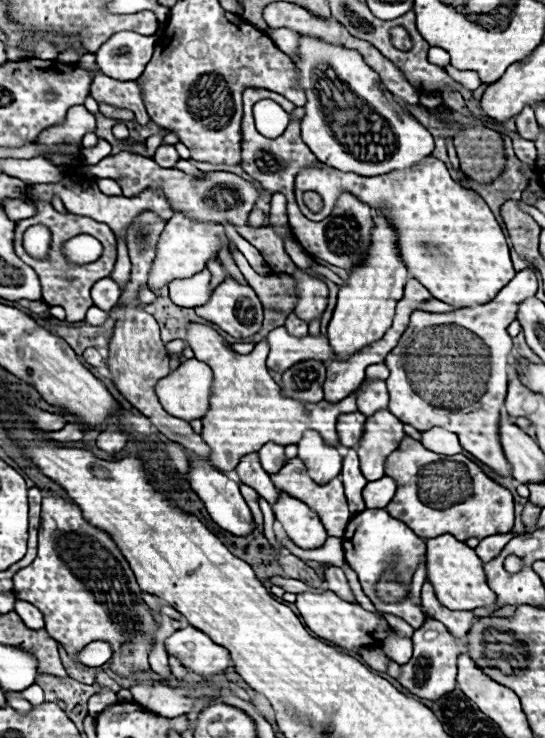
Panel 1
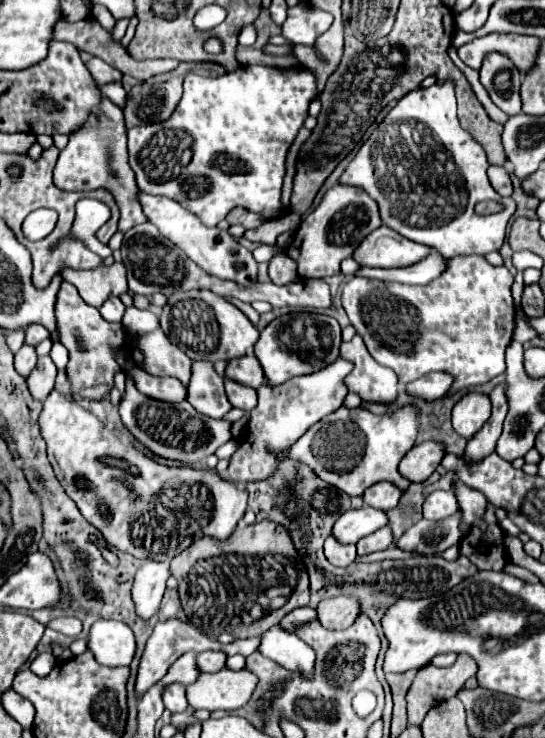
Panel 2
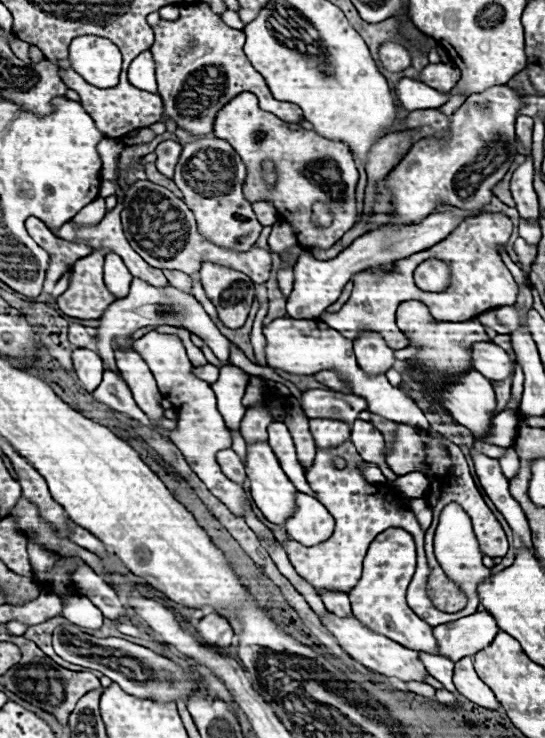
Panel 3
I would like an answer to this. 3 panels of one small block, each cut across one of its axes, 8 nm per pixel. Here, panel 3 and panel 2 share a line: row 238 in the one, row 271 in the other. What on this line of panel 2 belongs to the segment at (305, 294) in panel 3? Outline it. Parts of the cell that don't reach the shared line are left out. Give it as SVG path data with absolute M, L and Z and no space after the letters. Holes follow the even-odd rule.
M432 252L424 260L404 268L382 270L382 268L360 266L354 276L364 276L364 278L374 278L384 282L400 282L400 284L428 284L432 282L432 278L440 276L440 270L444 270L444 258L438 252Z

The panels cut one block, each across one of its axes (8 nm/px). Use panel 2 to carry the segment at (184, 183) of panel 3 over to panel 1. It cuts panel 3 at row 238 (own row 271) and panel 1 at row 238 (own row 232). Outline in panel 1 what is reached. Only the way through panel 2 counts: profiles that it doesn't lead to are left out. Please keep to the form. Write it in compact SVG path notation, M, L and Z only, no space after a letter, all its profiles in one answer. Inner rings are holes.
M174 214L168 224L166 230L160 236L158 242L158 256L156 262L148 274L148 286L152 288L160 288L166 286L170 280L174 278L188 278L192 274L198 274L200 270L206 268L206 264L226 246L230 244L226 230L222 224L216 222L196 222L184 214Z

